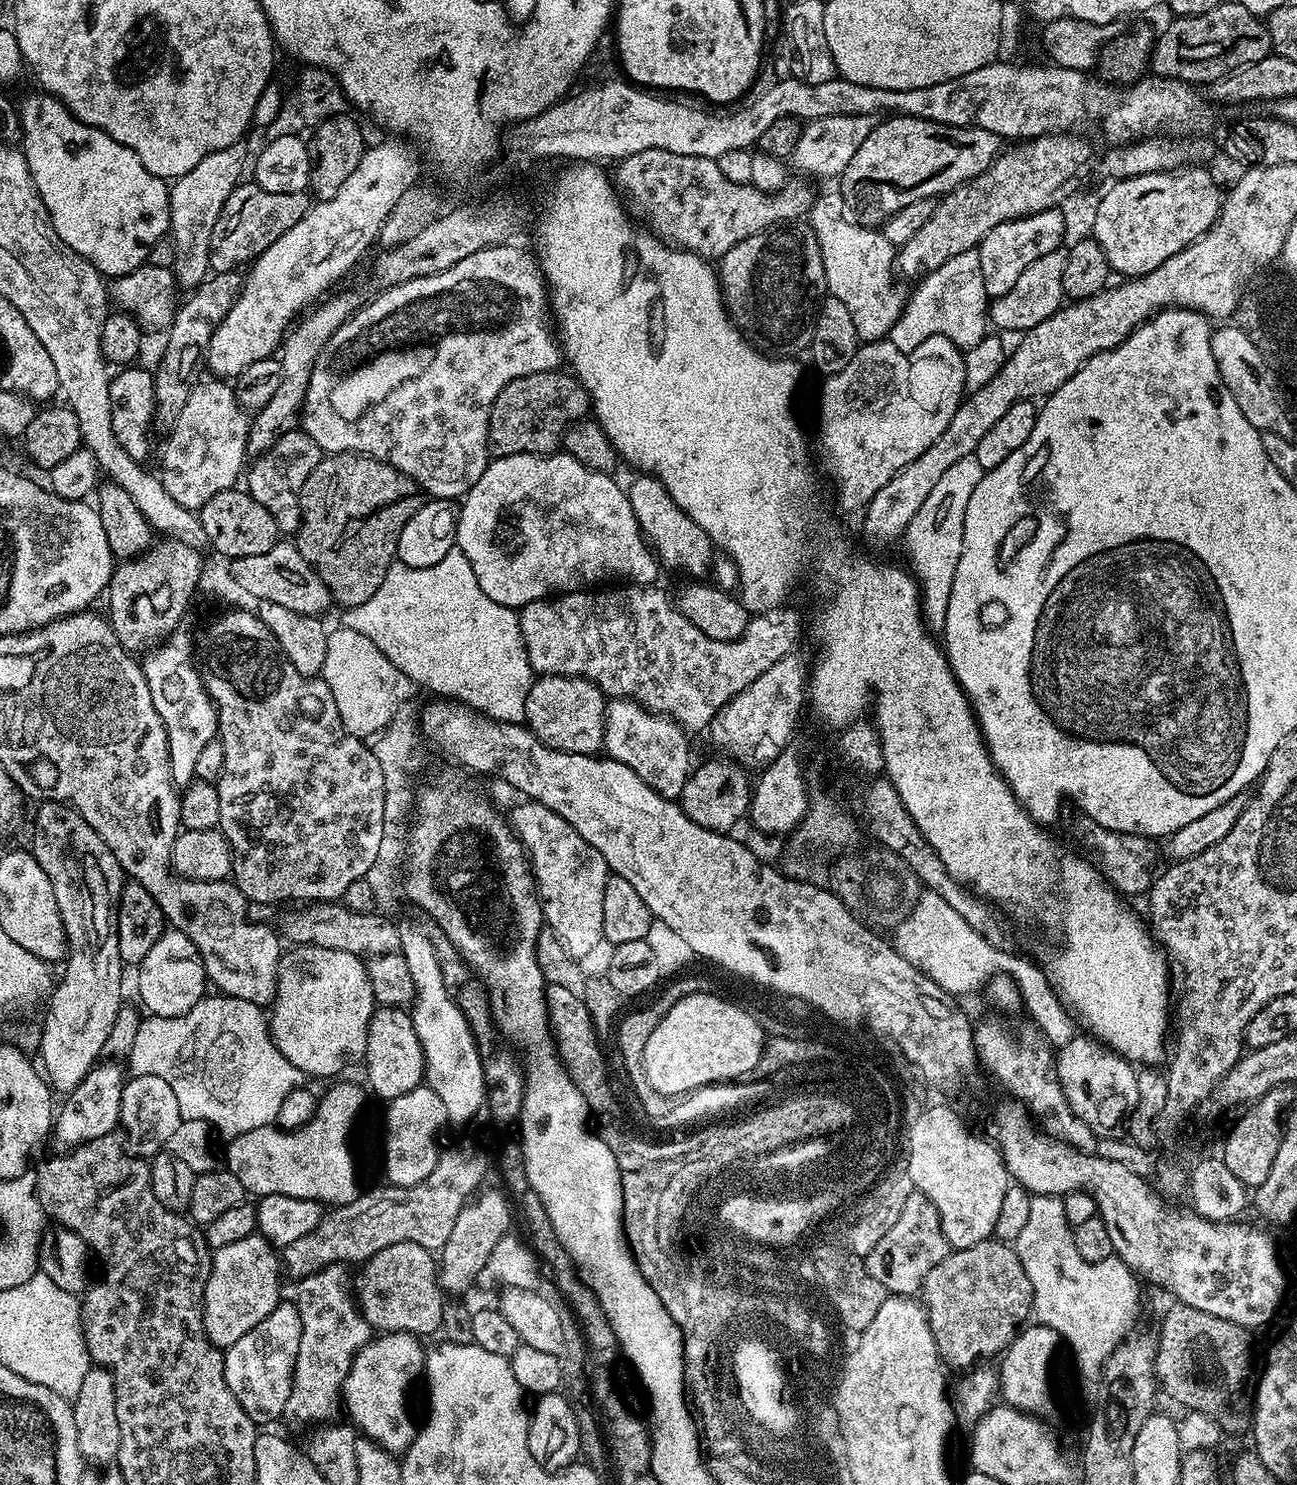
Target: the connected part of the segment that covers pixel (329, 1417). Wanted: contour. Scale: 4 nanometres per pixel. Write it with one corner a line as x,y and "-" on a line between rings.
331,1264
329,1268
301,1276
295,1281
294,1303
298,1318
302,1318
302,1342
298,1342
286,1416
300,1424
323,1426
335,1421
339,1417
336,1415
341,1415
344,1379
347,1378
356,1352
374,1336
374,1329
357,1307
348,1272
349,1269
343,1264

